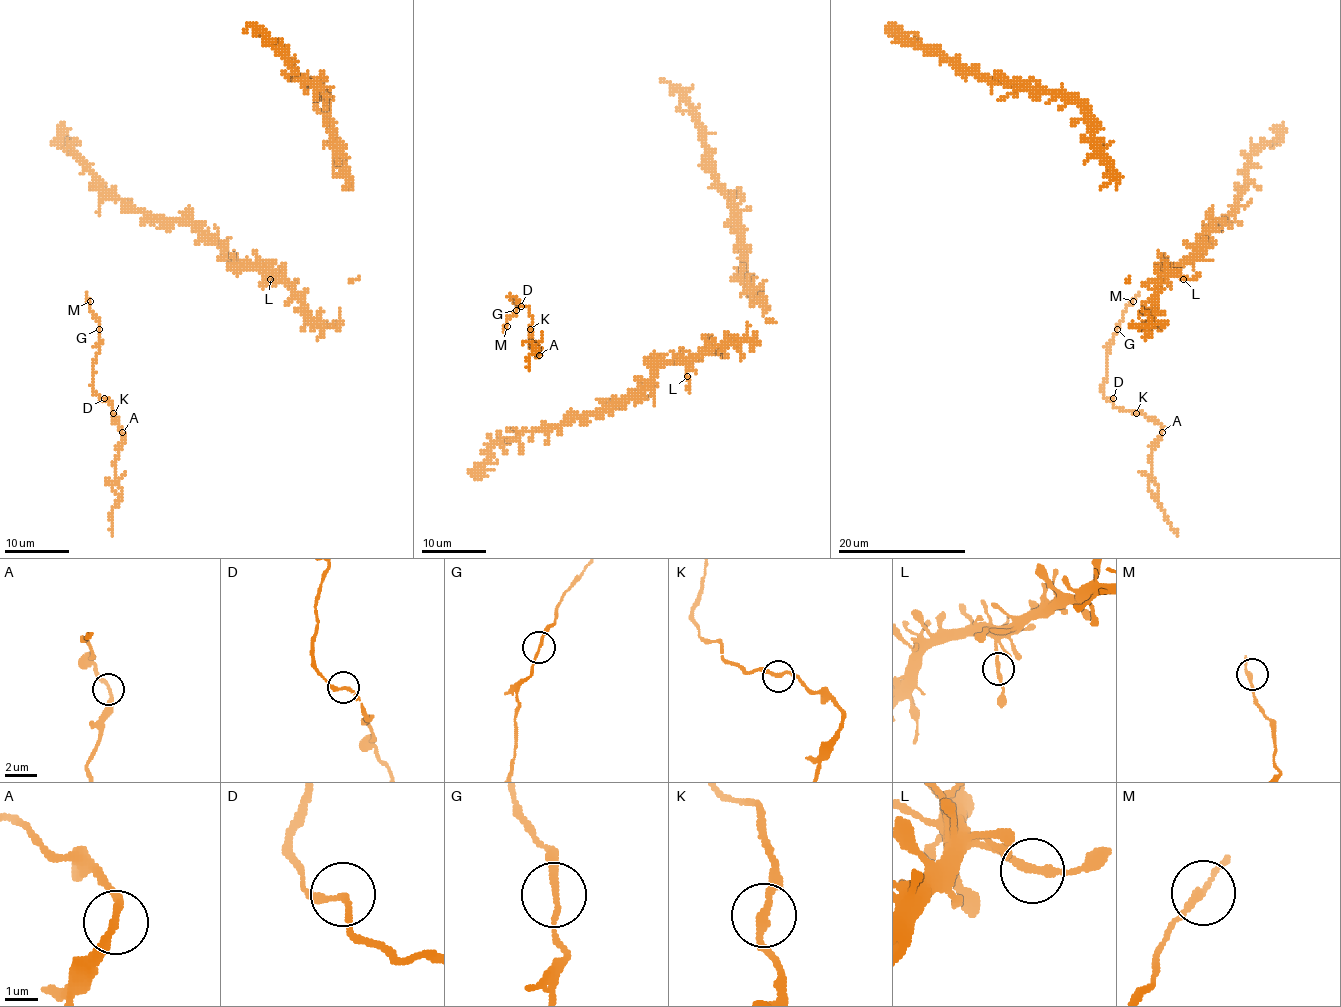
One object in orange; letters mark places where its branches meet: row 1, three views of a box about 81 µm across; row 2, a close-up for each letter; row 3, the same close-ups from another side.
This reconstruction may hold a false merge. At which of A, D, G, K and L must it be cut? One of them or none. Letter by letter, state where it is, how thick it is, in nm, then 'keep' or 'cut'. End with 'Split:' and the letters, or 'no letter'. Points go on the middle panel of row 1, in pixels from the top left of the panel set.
A: place (539, 355); calibre 200 nm; keep
D: place (521, 306); calibre 150 nm; keep
G: place (516, 310); calibre 150 nm; keep
K: place (530, 329); calibre 220 nm; keep
L: place (687, 376); calibre 240 nm; keep
Split: no letter

